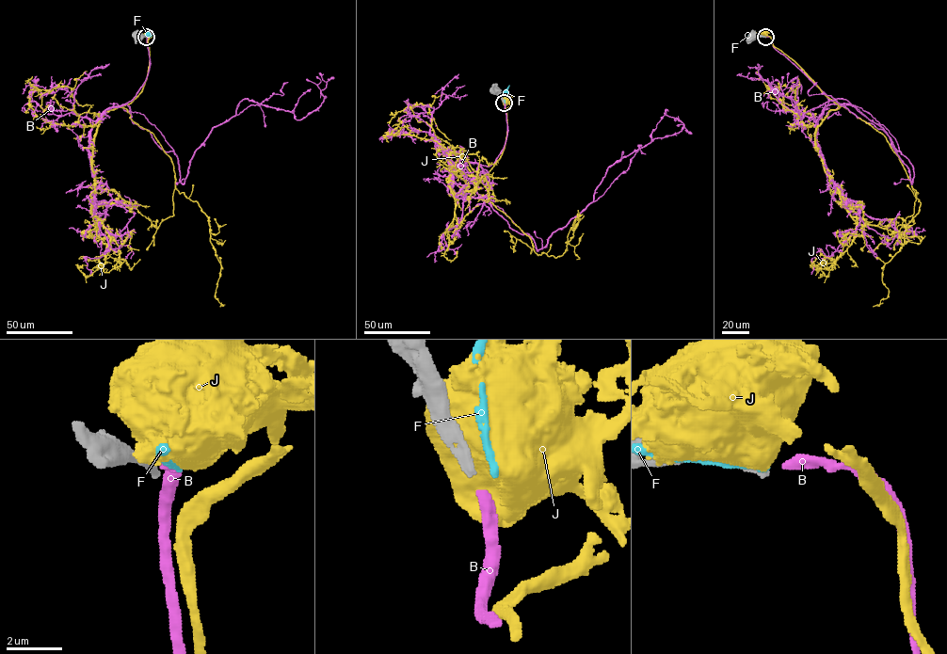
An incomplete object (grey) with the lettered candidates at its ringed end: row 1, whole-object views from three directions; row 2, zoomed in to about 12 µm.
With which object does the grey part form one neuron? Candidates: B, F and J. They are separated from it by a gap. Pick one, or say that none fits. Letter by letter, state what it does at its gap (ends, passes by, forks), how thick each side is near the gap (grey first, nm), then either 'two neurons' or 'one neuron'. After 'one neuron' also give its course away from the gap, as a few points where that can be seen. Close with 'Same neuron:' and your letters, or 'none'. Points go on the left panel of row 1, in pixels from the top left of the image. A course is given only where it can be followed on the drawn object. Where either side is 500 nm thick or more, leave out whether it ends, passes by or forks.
B: it ends; calibres 360 and 400 nm; one neuron; course (146, 37), (147, 76), (123, 104), (176, 154), (183, 184), (243, 99), (301, 119), (326, 97), (319, 72)
F: it ends; calibres 360 and 280 nm; two neurons
J: calibres 360 and 800 nm; two neurons
Same neuron: B

